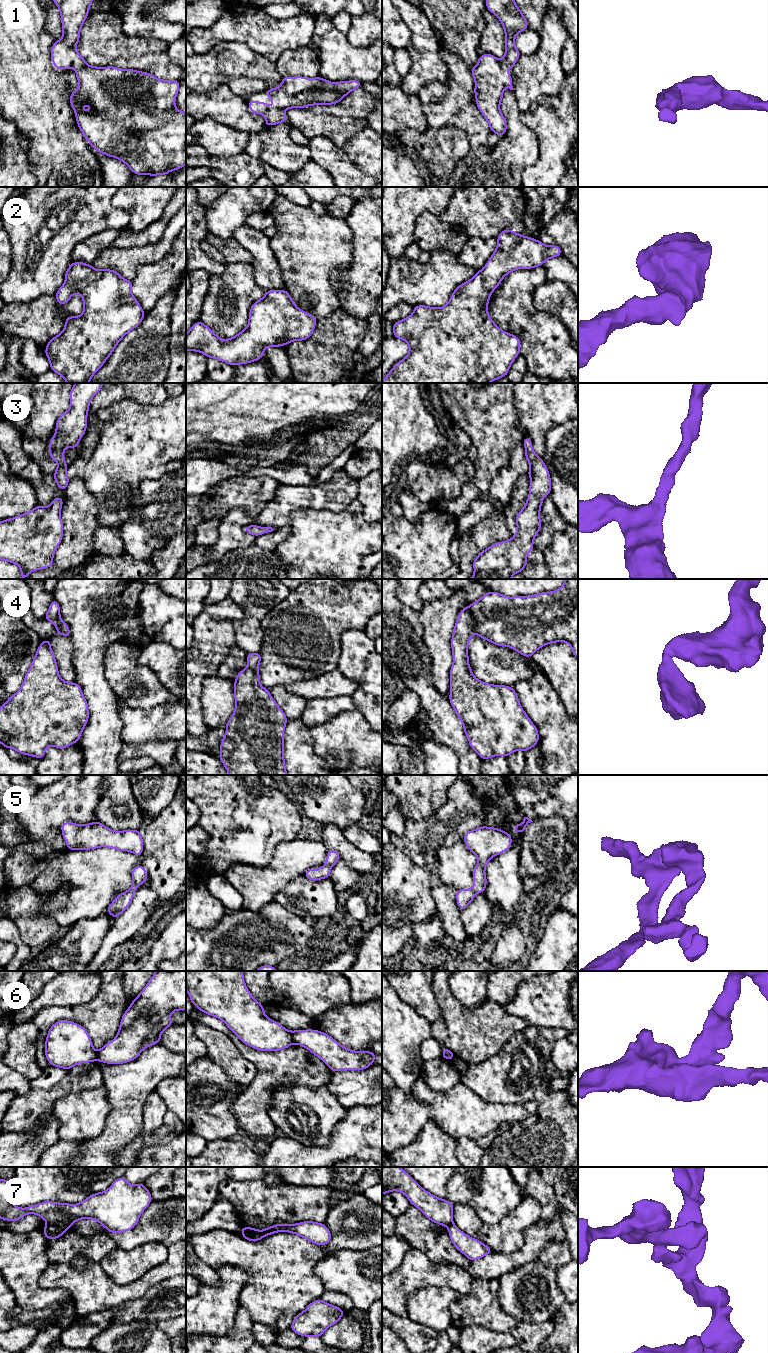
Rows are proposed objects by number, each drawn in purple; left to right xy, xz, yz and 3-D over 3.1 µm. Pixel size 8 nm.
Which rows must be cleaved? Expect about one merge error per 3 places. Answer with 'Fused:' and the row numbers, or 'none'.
Fused: 6, 7

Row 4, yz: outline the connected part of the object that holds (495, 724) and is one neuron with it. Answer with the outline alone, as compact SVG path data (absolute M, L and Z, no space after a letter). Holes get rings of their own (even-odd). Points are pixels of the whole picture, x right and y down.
M565 579L559 589L536 595L508 597L496 591L487 592L476 602L462 609L456 619L451 639L453 663L450 669L449 701L462 722L470 746L482 760L493 756L508 757L518 750L526 752L539 742L538 729L521 707L513 687L487 684L473 675L468 657L468 645L473 634L497 646L510 647L528 658L547 644L566 642L570 645L573 655L578 658L578 579Z

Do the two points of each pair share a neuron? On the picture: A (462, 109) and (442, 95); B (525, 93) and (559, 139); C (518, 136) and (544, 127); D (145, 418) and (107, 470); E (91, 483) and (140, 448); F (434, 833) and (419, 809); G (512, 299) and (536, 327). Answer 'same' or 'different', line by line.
A: same
B: different
C: different
D: same
E: same
F: different
G: same

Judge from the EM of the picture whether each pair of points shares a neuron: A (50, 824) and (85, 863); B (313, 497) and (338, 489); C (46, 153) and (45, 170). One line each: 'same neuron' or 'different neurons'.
A: different neurons
B: same neuron
C: different neurons

